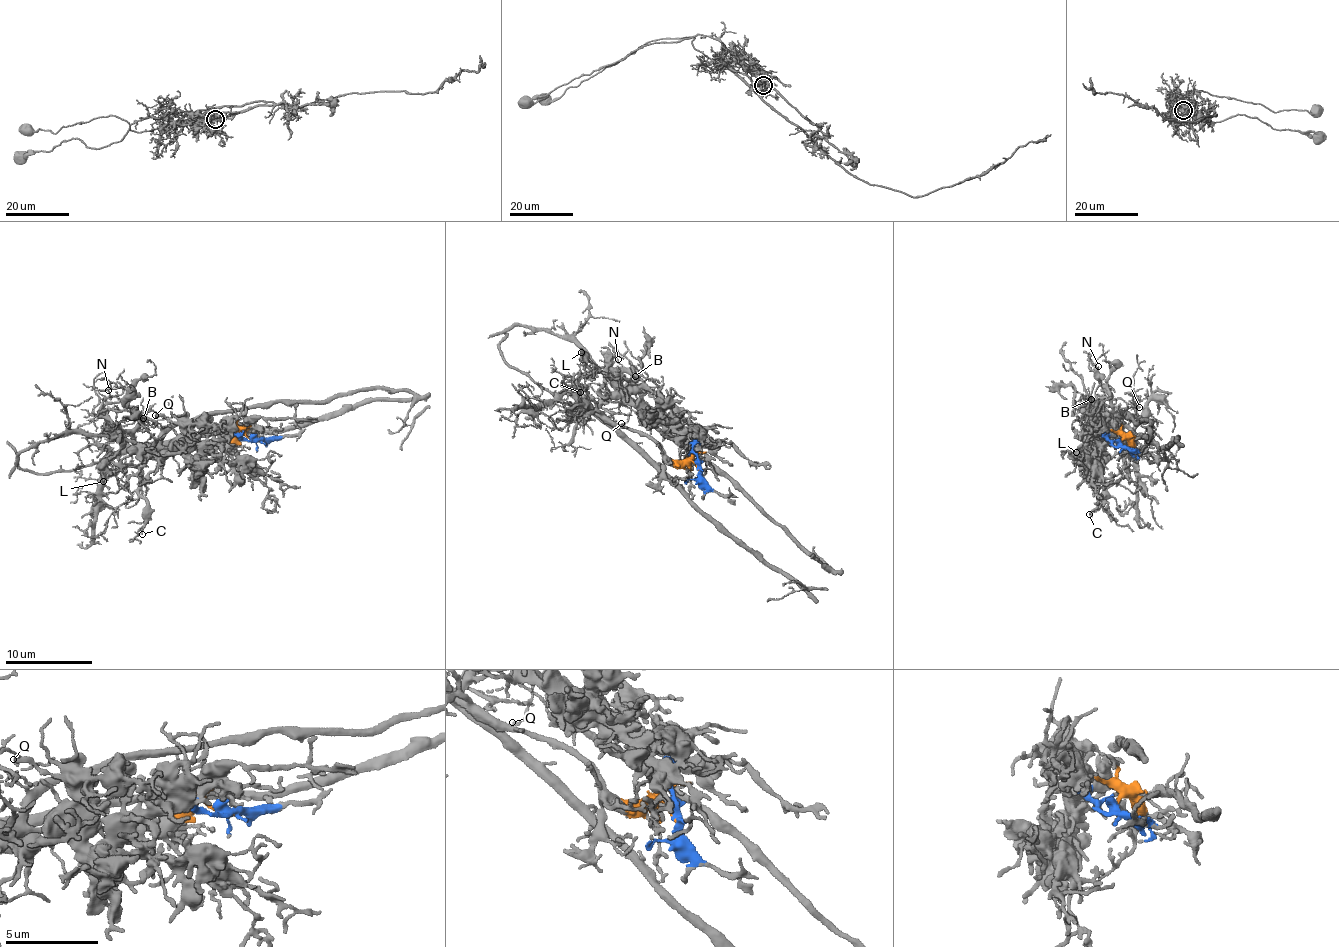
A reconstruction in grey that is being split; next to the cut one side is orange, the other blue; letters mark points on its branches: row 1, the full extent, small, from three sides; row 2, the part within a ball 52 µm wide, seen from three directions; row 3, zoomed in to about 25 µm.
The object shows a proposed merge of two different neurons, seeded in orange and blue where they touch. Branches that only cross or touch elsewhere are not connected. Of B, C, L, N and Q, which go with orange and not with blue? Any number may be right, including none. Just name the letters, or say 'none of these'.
C, N, Q

